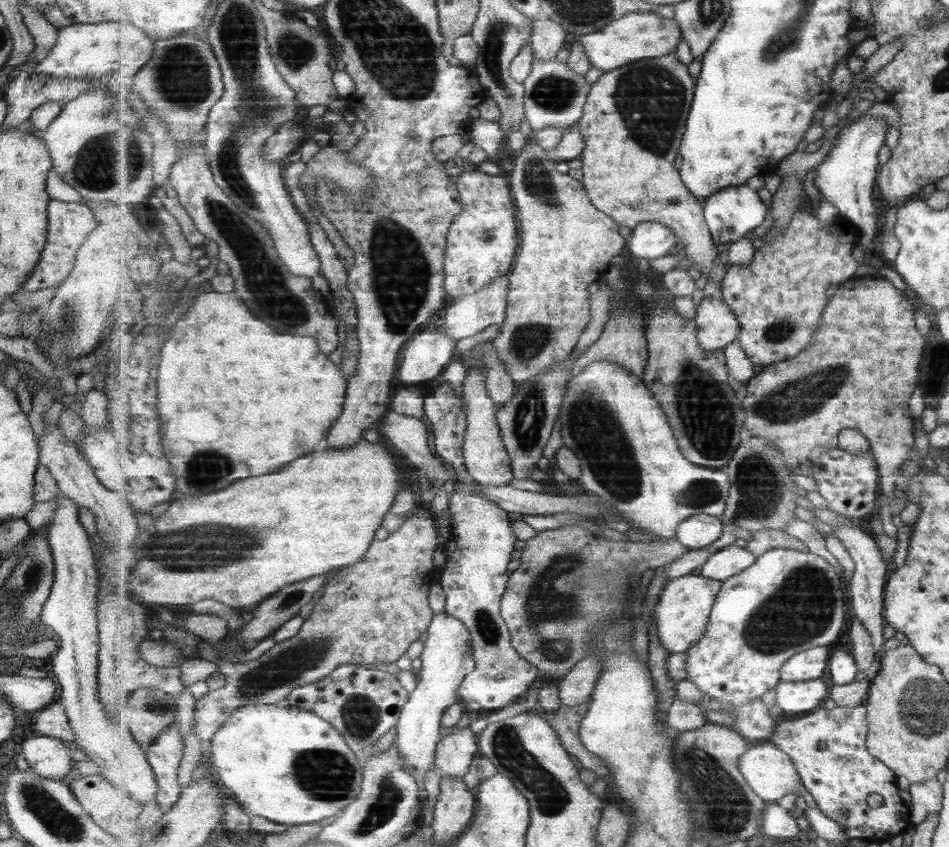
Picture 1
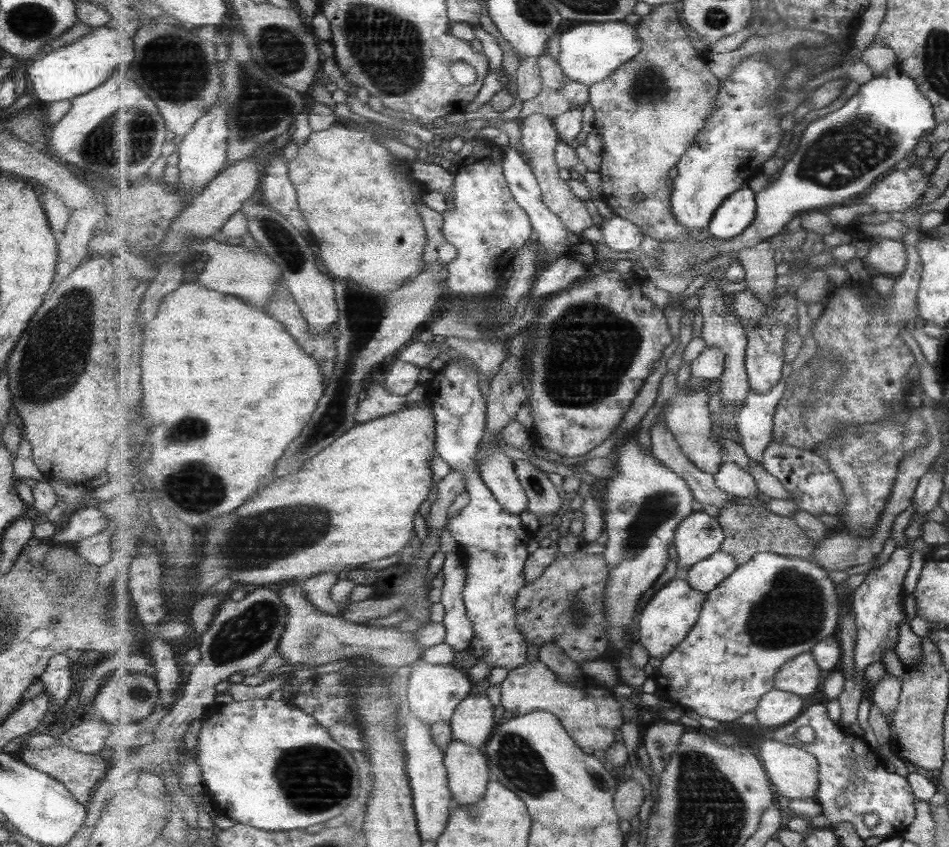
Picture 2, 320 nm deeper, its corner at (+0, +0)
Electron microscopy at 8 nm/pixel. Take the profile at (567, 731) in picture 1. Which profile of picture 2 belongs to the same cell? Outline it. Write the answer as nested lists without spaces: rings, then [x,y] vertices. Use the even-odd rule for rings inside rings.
[[[539,660],[527,661],[508,671],[508,676],[501,683],[500,694],[504,710],[513,716],[523,716],[539,710],[551,712],[559,718],[581,748],[591,748],[593,751],[611,748],[617,740],[615,730],[627,722],[623,715],[623,705],[609,692],[597,696],[597,690],[591,692],[583,684],[573,686],[573,682],[563,682],[556,672]]]

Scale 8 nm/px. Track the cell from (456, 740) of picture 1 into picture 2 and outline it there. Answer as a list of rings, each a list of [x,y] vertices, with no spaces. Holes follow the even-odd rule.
[[[473,691],[455,710],[455,715],[451,720],[454,738],[475,748],[480,748],[485,753],[489,736],[491,736],[493,729],[497,727],[493,720],[495,720],[495,707],[491,704],[489,696],[484,692]]]

